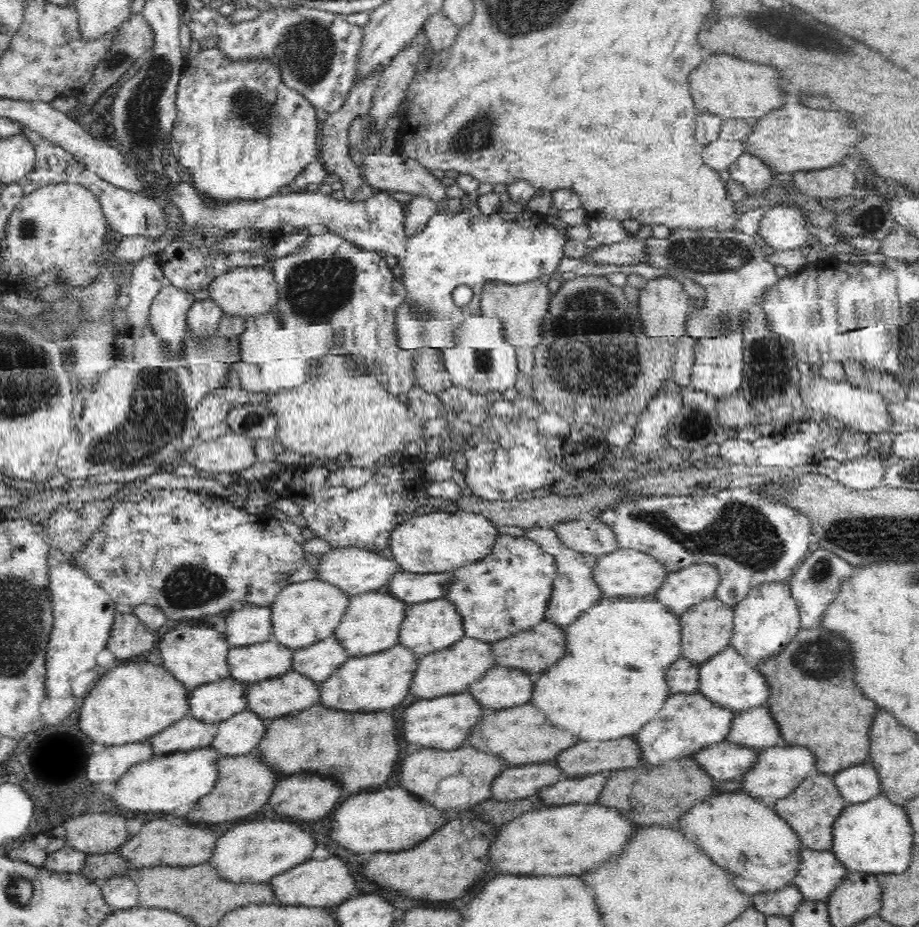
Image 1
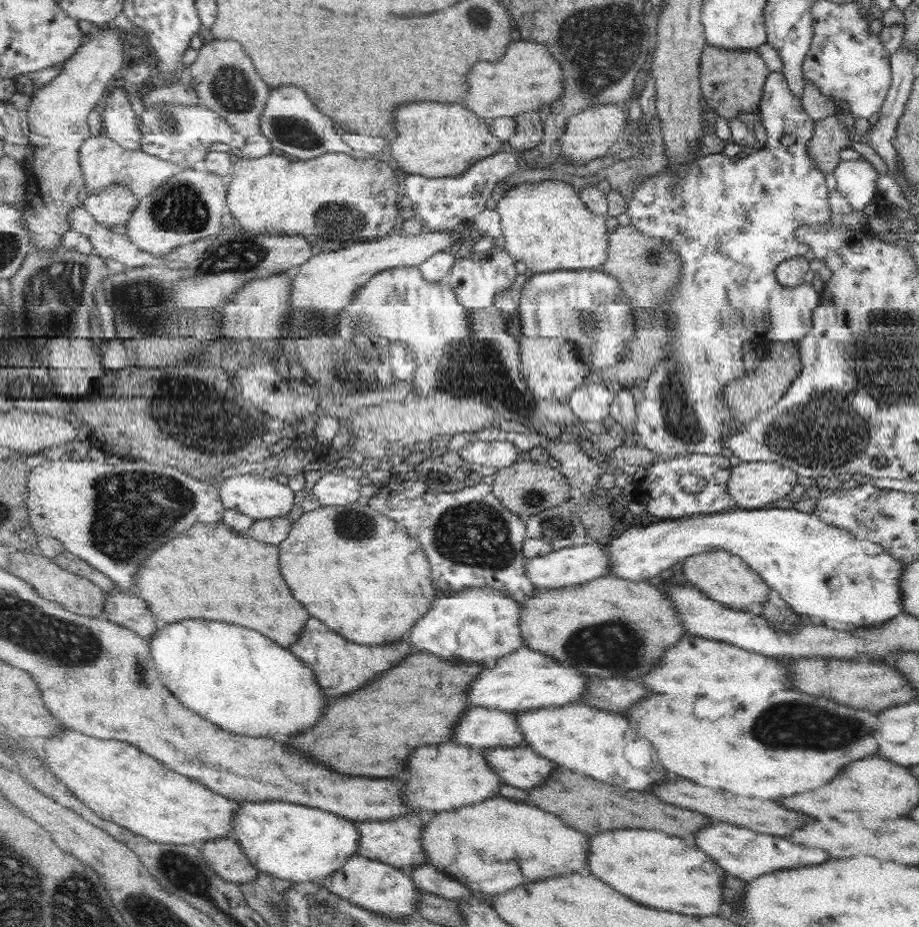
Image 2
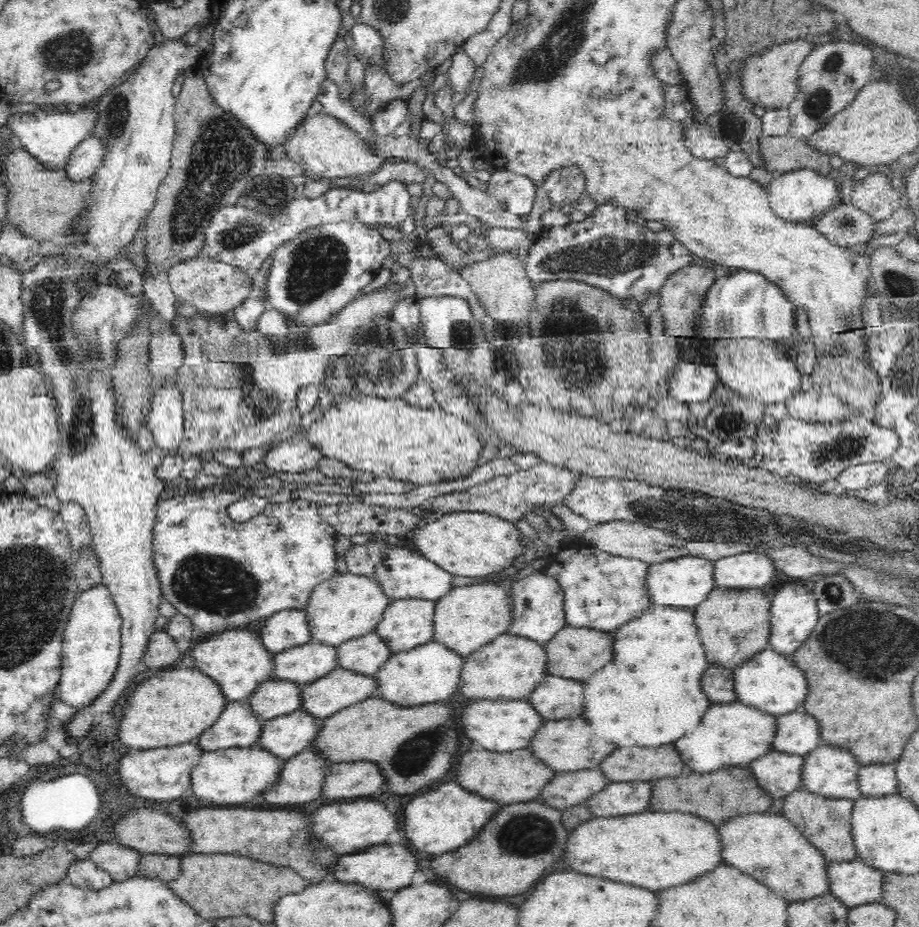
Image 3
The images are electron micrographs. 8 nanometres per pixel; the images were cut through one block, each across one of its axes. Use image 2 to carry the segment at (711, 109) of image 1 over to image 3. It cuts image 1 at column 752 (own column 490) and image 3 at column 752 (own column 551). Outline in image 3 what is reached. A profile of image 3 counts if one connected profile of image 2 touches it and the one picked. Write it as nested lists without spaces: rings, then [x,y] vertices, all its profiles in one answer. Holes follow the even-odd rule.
[[[798,39],[784,44],[772,44],[760,52],[748,55],[738,70],[742,95],[744,95],[748,105],[764,107],[767,110],[788,108],[799,92],[797,78],[799,77],[800,66],[814,45],[816,45],[814,40],[810,40],[810,44],[808,44],[808,42]]]

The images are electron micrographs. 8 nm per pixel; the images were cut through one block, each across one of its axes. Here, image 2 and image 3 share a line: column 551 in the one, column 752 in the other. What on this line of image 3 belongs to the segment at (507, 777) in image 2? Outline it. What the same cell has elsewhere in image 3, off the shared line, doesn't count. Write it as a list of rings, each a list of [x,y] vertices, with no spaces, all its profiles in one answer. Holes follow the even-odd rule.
[[[770,750],[751,760],[746,768],[768,796],[782,798],[799,789],[802,763],[803,756]]]

